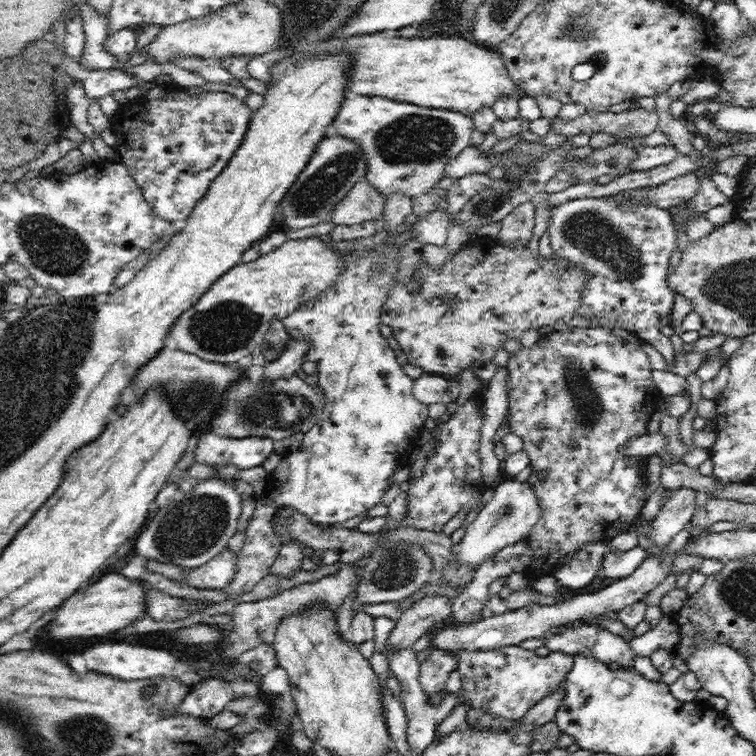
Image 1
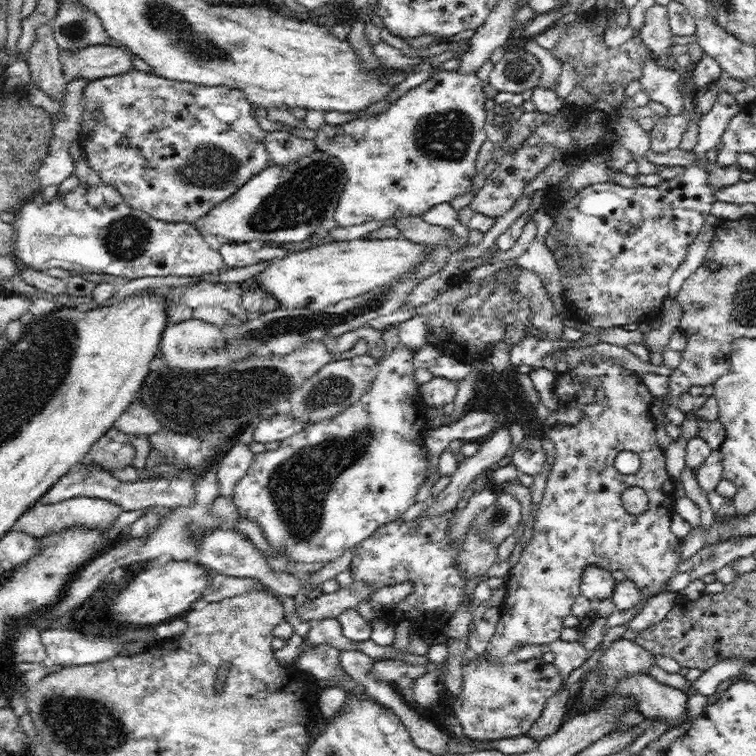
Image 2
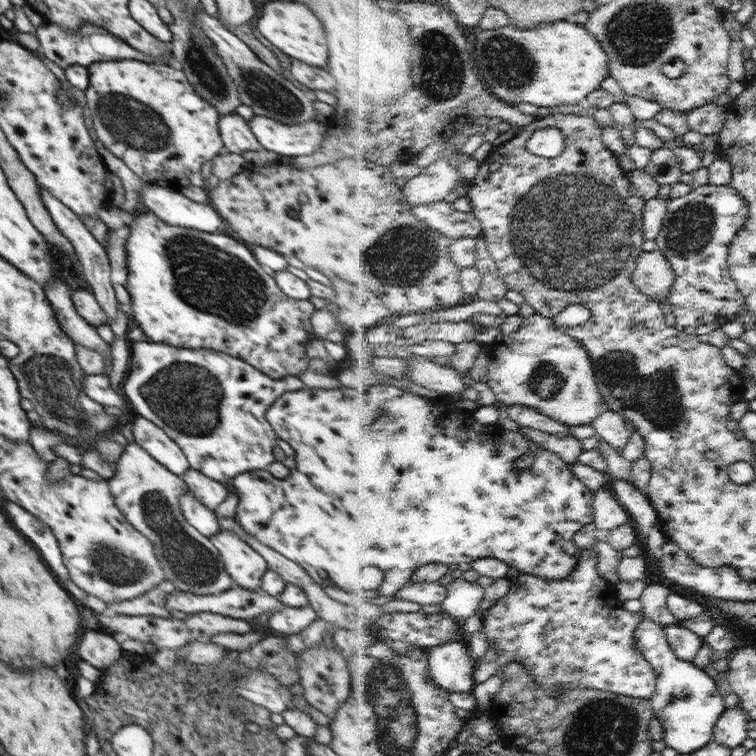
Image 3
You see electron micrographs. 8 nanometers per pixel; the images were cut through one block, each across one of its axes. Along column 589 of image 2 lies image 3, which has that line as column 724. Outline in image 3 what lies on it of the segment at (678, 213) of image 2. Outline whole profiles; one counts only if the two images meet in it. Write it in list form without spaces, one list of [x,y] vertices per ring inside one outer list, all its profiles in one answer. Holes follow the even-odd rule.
[[[706,184],[696,187],[688,196],[675,198],[661,235],[659,249],[672,261],[678,280],[670,300],[676,314],[676,326],[689,335],[712,334],[718,328],[736,321],[744,312],[750,312],[746,298],[734,280],[729,257],[738,233],[750,219],[750,204],[740,191],[731,185]]]

